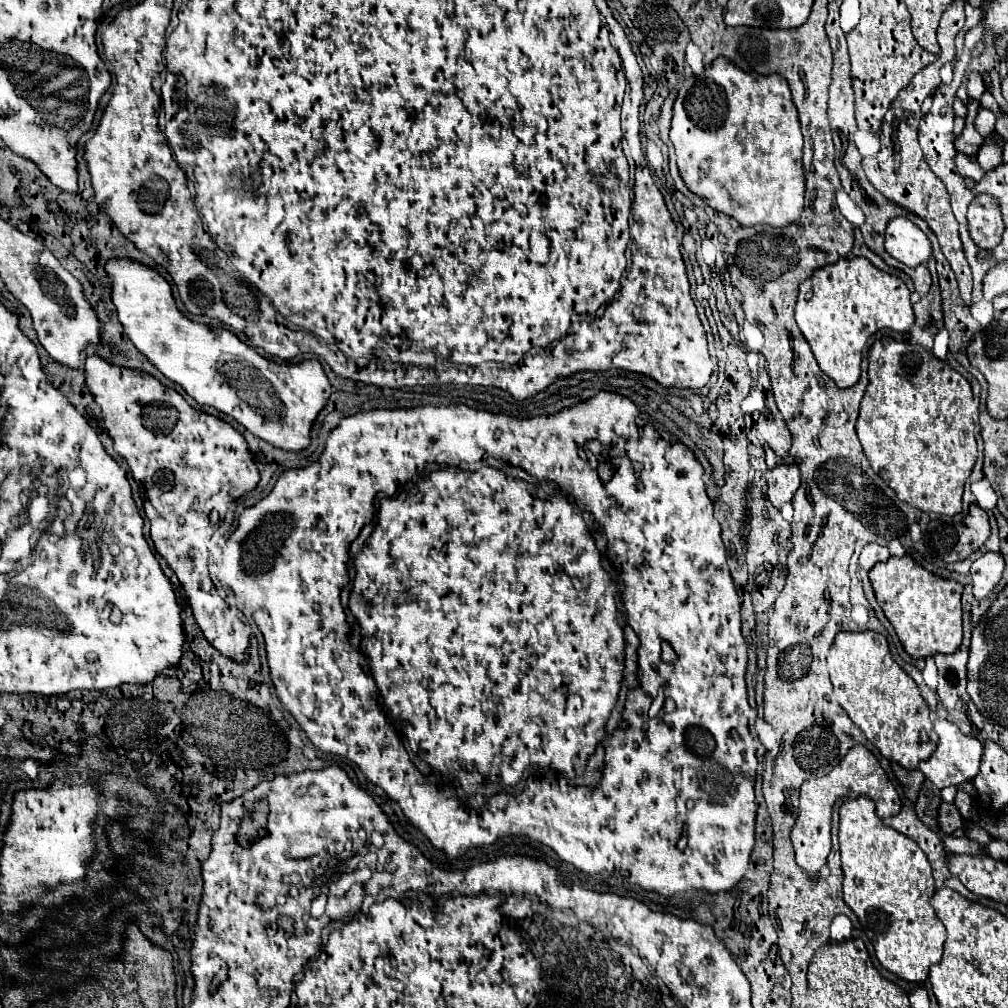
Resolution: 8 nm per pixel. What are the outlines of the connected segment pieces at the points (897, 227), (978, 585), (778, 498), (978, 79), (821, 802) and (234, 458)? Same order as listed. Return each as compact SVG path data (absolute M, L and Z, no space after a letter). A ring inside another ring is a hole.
M895 217L889 221L885 231L885 249L907 267L923 265L931 257L929 239L913 221L907 221L907 217Z
M983 553L971 565L971 579L973 579L973 595L975 599L985 599L1001 581L1001 573L1005 567L1005 559L1001 553Z
M777 465L767 472L768 499L781 509L783 503L789 503L799 489L799 467L795 465Z
M969 73L967 93L969 93L971 99L981 101L981 97L983 97L983 93L985 93L985 85L983 85L983 77L981 77L979 73Z
M855 745L829 775L805 781L801 785L799 795L801 795L799 815L797 815L797 823L793 827L791 839L793 839L795 859L799 867L803 867L811 877L817 875L817 871L825 865L827 855L831 851L831 811L837 799L869 795L875 801L877 815L881 819L887 819L889 815L897 815L901 811L901 797L895 785L879 765L877 757L865 745Z
M97 353L87 357L85 385L89 387L95 403L101 407L103 425L115 443L115 451L129 463L133 479L143 487L143 495L145 495L143 509L147 519L151 521L151 539L155 543L157 553L167 561L167 565L179 577L197 625L201 627L207 641L219 653L237 661L245 661L247 657L245 653L249 647L247 629L243 621L237 617L237 613L231 611L229 605L217 593L207 563L207 555L209 555L207 543L217 529L217 525L207 523L207 515L215 513L219 515L219 519L225 517L227 507L247 491L255 489L255 485L259 483L259 471L253 463L253 457L247 449L243 435L239 435L227 421L193 409L173 387L165 387L153 375L145 371L113 365L103 357L99 357Z

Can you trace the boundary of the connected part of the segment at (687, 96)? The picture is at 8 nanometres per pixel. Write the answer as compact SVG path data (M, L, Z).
M717 57L709 69L685 79L679 89L669 139L675 147L677 167L685 185L715 211L721 211L747 227L787 227L801 217L805 193L805 175L801 165L803 133L789 83L781 75L747 73L735 67L729 59Z

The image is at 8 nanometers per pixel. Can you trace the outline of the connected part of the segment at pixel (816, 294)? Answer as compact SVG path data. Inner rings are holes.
M841 257L837 263L817 269L799 285L795 305L797 325L819 367L837 383L837 387L853 387L859 381L865 343L879 329L891 327L899 333L911 329L915 317L909 295L905 281L879 271L865 257Z

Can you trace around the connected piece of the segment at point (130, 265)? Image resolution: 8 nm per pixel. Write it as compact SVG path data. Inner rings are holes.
M113 257L105 263L105 273L111 281L111 301L119 313L119 321L125 327L125 333L133 345L171 381L179 383L197 403L211 405L217 411L233 417L253 435L271 443L279 449L301 451L309 445L309 431L317 413L325 407L331 395L331 383L323 373L323 367L317 359L309 359L297 365L281 365L271 359L261 357L253 347L245 345L235 333L219 327L219 335L207 325L199 325L183 317L177 309L171 293L169 281L155 269L145 263L135 263L129 257Z

